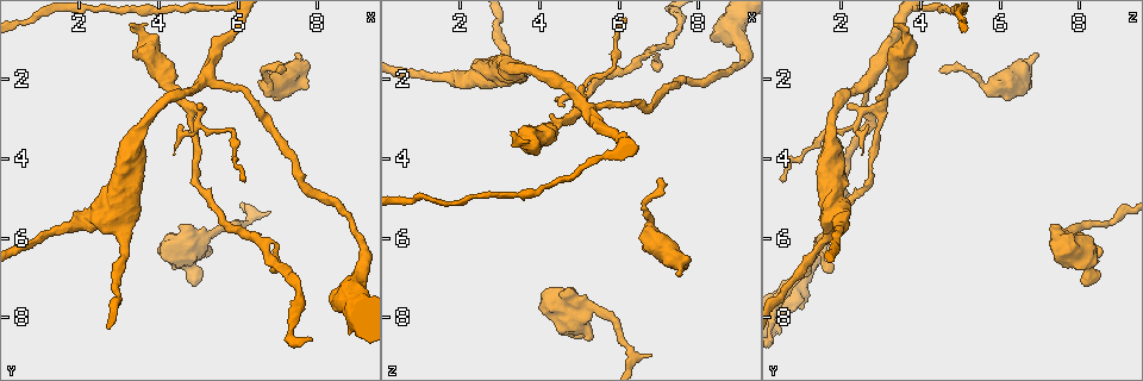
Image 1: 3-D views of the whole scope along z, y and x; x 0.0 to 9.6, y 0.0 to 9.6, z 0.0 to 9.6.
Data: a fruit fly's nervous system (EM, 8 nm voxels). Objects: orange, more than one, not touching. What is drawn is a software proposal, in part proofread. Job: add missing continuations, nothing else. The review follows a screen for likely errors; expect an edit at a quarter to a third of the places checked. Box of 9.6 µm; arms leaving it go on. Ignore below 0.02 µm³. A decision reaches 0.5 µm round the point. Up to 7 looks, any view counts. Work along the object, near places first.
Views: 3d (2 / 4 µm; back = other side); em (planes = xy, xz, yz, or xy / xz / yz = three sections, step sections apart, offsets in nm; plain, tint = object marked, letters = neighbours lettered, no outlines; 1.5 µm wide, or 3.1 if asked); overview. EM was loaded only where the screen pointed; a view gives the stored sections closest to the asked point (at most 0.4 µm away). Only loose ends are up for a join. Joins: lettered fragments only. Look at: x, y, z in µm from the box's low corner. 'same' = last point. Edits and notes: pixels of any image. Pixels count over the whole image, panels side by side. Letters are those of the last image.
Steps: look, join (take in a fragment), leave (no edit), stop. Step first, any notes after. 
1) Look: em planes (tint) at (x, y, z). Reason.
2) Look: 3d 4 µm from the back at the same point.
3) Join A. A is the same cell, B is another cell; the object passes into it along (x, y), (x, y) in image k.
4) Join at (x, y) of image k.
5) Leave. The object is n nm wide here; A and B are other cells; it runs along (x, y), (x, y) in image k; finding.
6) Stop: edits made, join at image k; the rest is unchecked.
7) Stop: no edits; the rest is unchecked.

Look: 3d 4 µm at (8.25, 7.50, 0.95). Stops while still wide.

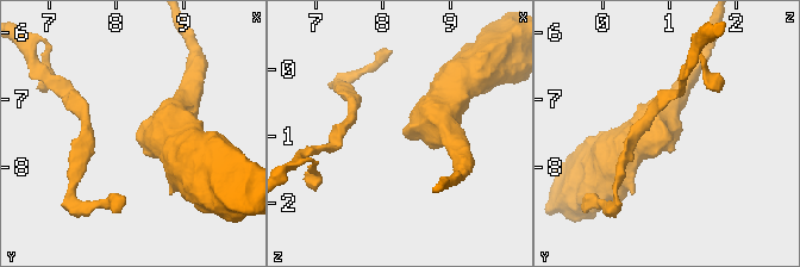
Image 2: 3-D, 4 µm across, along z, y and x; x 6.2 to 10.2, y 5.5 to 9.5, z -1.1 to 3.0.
Look: em planes (letters) at (8.30, 7.55, 0.95). Need the tissue.

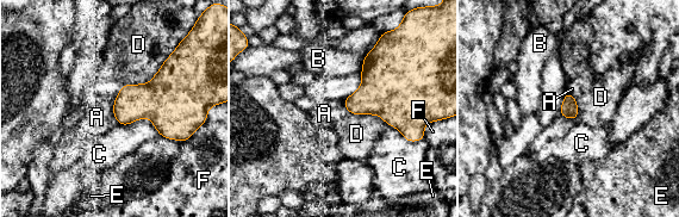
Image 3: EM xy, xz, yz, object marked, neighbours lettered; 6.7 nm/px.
Leave. A, B, C, D, E and F are other cells; a border runs along (123, 86), (114, 101), (114, 118) in image 3; none of them fits.

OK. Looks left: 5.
Look: 3d 4 µm at (7.00, 1.80, 4.50). Free end.

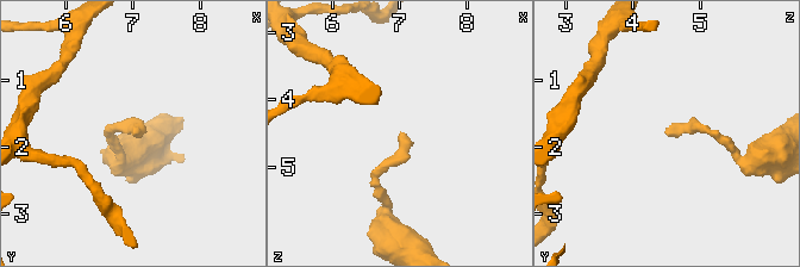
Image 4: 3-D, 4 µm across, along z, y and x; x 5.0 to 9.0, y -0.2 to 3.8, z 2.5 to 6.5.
Look: em xz step 8 (letters) at (7.00, 1.80, 4.45). Shape alone is not enough.

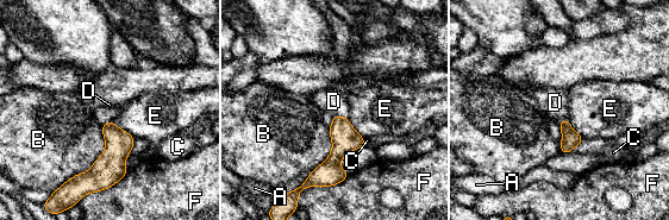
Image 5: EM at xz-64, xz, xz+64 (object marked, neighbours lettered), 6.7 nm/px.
Look: em planes (letters) at the same point. Cut it another way.

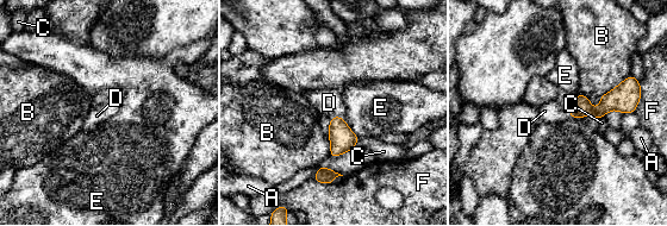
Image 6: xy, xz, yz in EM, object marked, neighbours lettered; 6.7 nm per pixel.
Join D. D is the same cell, A, B, C, E and F are other cells; the object passes into it along (342, 139), (336, 117), (329, 102) in image 6; it goes on there.

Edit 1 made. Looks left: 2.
Look: 3d 4 µm from the back at (5.20, 6.25, 8.55). An open end.

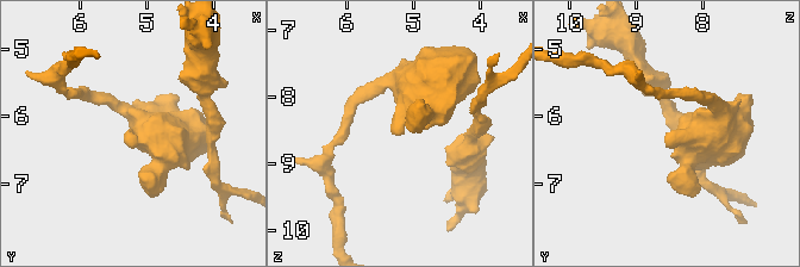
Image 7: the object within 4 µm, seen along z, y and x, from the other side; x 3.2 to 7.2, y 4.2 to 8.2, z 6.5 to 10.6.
Look: em planes (letters) at (5.15, 6.30, 8.55). Need the tissue.

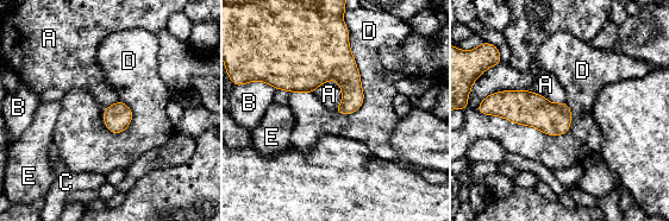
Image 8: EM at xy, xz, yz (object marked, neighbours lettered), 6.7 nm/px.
Leave. A, B, C, D and E are other cells; a border runs along (311, 92), (335, 80), (343, 100) in image 8; no lettered fragment goes on from it.

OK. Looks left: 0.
Stop: edits made, join at image 6; the rest is unchecked.

